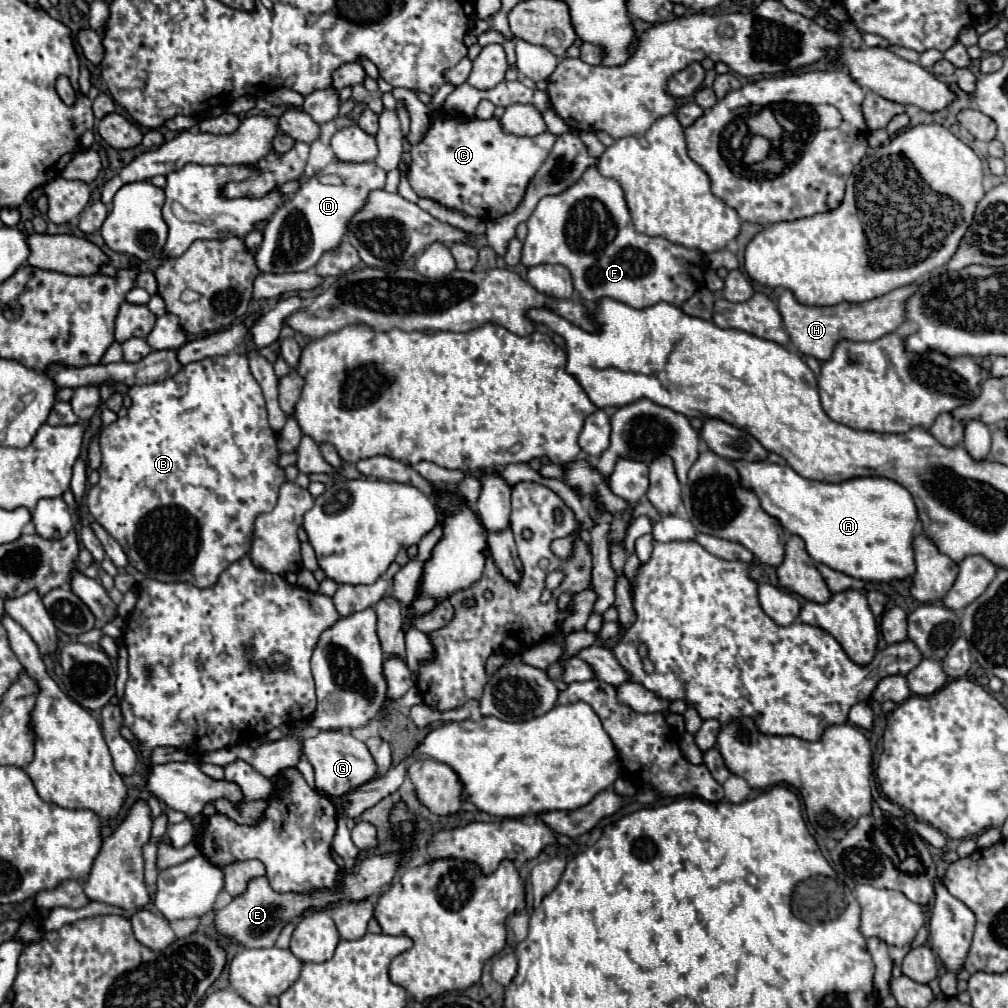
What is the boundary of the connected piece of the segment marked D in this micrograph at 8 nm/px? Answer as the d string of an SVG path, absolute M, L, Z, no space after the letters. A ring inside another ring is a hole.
M334 161L322 173L312 175L302 181L300 189L294 193L290 203L284 203L274 217L266 223L262 231L262 243L256 249L256 267L260 273L292 273L306 271L318 263L324 251L336 249L346 233L350 217L362 209L368 193L374 189L384 189L386 171L378 169L374 163L342 163ZM320 175L340 177L338 185L320 183Z

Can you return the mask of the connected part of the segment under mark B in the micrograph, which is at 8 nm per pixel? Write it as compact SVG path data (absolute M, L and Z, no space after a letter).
M228 353L220 357L208 357L202 361L194 361L184 365L182 373L176 373L170 377L170 381L160 381L158 385L134 385L134 389L128 391L132 405L126 413L126 417L116 419L114 423L106 425L100 433L100 449L102 449L102 465L98 469L100 481L90 487L86 493L86 505L92 513L94 521L98 521L126 551L128 549L128 563L144 573L150 579L164 581L164 583L176 583L176 581L188 581L200 589L216 585L220 573L228 569L234 561L242 559L252 549L252 533L254 533L254 521L262 513L270 513L278 499L278 489L282 483L286 483L284 469L278 465L278 449L276 449L276 433L268 425L266 405L262 397L262 389L252 377L248 369L248 357L244 353Z

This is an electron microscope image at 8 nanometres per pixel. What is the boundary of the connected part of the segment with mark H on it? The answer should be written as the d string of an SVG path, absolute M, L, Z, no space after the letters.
M900 287L882 297L864 301L864 303L840 303L834 307L808 307L794 299L790 291L784 291L778 299L778 311L782 315L786 333L794 349L804 357L816 357L818 361L828 361L838 341L874 341L890 331L894 331L904 321L904 303L906 297L914 293L914 287Z

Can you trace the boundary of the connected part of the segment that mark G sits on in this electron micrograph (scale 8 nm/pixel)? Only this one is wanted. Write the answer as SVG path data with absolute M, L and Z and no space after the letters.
M342 729L318 731L314 737L302 739L302 755L314 767L316 789L324 795L344 795L346 791L364 785L376 775L376 765L366 745Z

